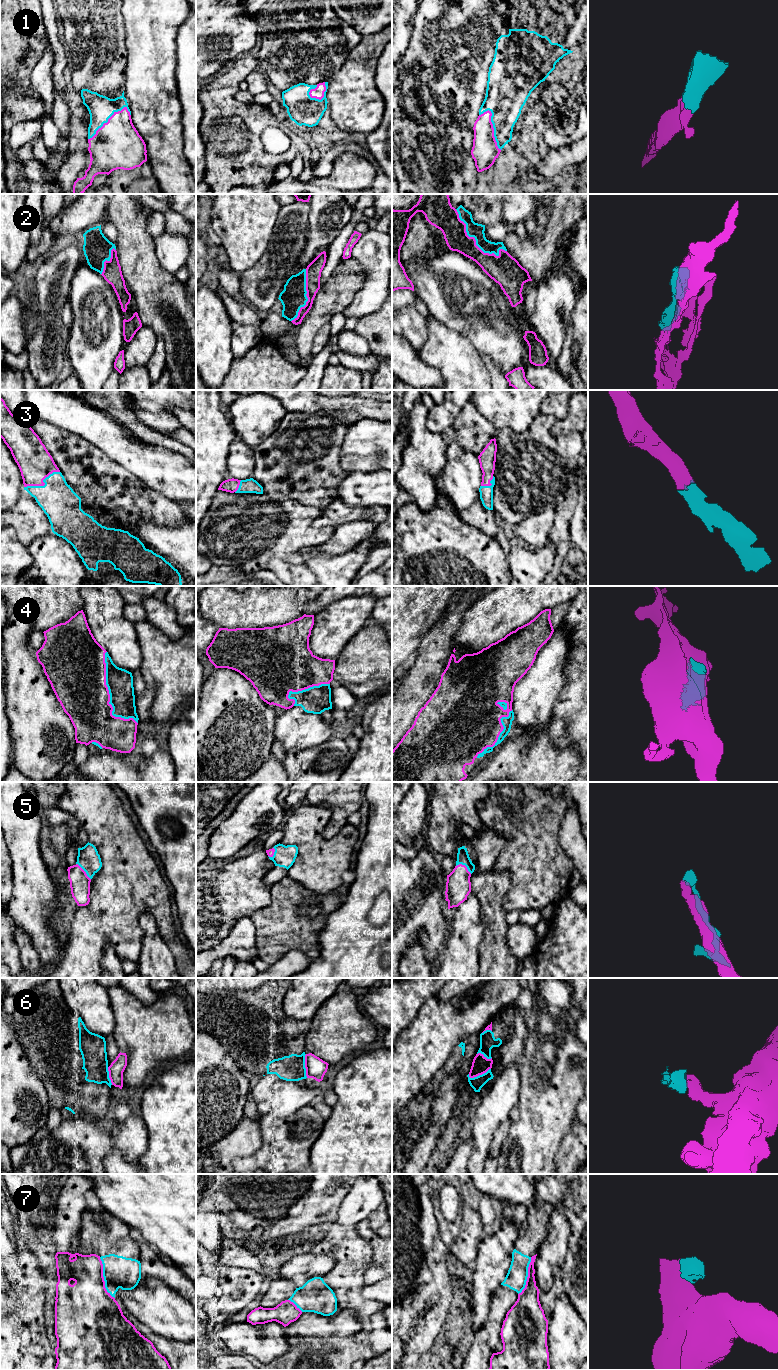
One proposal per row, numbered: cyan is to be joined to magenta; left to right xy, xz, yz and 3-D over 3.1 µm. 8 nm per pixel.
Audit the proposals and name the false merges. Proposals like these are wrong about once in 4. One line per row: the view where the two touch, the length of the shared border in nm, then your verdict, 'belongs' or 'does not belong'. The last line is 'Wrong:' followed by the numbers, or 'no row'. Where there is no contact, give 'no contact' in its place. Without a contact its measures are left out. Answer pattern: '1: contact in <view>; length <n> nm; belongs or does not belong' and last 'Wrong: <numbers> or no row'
1: contact in xy; length 420 nm; belongs
2: contact in yz; length 550 nm; belongs
3: contact in xy; length 320 nm; belongs
4: contact in xy; length 650 nm; belongs
5: contact in yz; length 140 nm; belongs
6: contact in yz; length 200 nm; does not belong
7: contact in xy; length 360 nm; does not belong
Wrong: 6, 7

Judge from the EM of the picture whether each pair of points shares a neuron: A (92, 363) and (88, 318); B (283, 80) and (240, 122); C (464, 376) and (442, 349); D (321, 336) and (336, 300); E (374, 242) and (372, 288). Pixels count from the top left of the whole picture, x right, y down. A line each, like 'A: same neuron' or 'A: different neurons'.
A: same neuron
B: different neurons
C: same neuron
D: different neurons
E: same neuron

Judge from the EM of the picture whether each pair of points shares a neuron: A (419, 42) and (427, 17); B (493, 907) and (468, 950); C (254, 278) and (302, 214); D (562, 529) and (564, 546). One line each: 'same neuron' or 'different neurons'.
A: same neuron
B: different neurons
C: same neuron
D: same neuron

